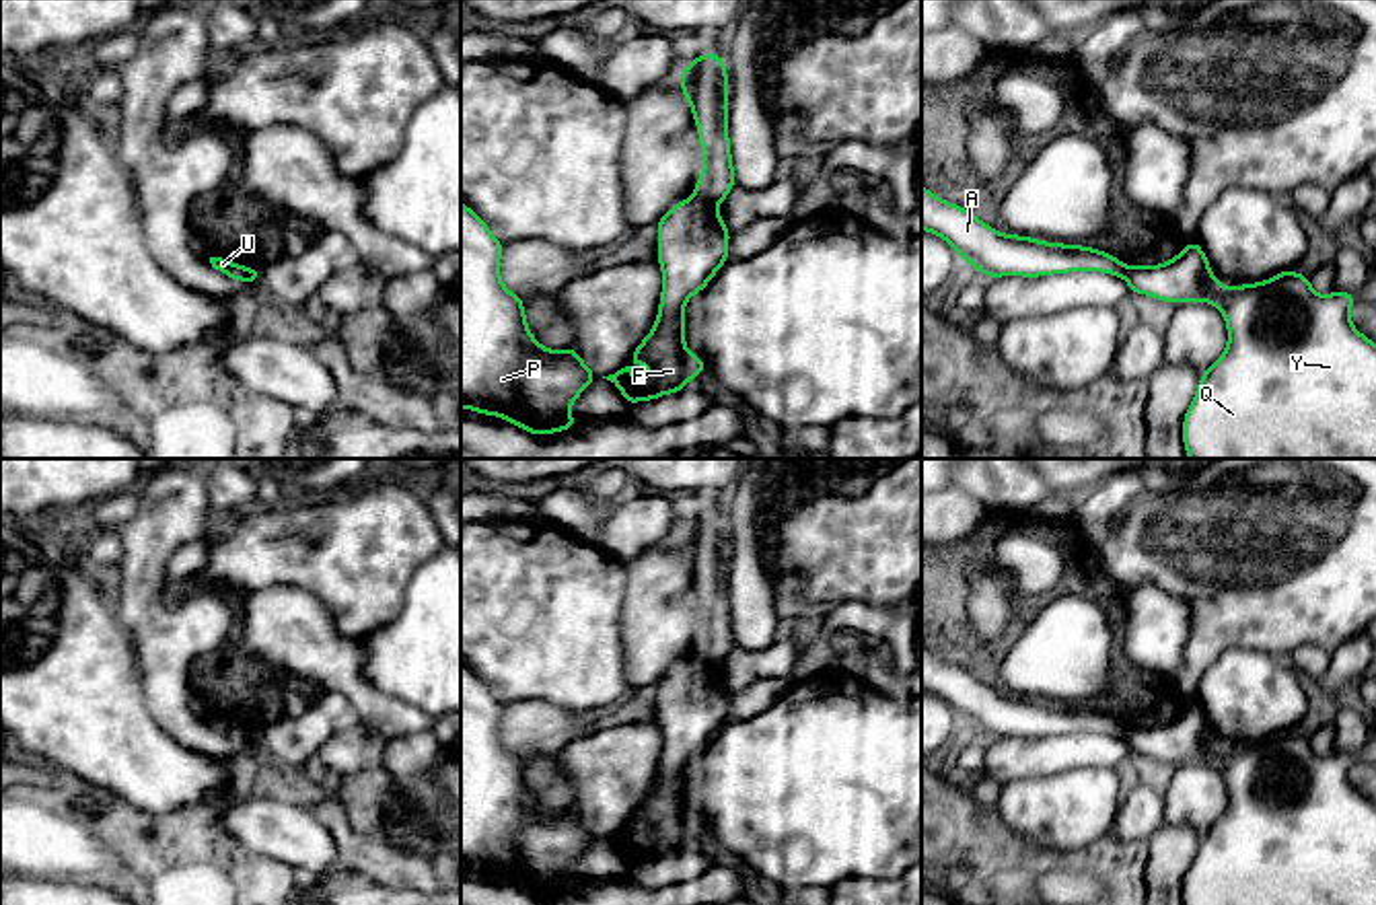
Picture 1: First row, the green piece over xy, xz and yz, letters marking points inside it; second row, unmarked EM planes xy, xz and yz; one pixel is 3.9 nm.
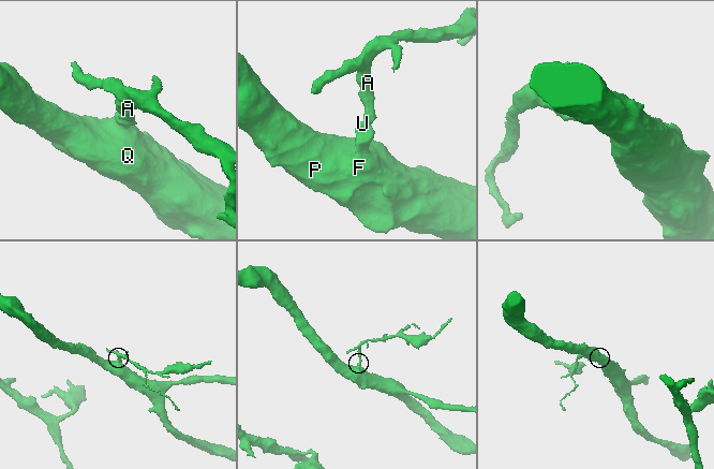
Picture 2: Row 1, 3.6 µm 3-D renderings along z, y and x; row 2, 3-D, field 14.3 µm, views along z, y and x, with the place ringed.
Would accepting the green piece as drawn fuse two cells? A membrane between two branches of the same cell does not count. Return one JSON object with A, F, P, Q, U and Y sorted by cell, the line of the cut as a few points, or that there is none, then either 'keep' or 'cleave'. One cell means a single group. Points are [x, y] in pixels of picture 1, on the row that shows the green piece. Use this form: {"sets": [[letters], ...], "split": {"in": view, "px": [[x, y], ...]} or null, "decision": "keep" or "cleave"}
{"sets": [["A"], ["F", "P", "Q", "U", "Y"]], "split": {"in": "xz", "px": [[694, 196], [710, 204]]}, "decision": "cleave"}

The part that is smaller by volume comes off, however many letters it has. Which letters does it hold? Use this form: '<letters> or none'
A

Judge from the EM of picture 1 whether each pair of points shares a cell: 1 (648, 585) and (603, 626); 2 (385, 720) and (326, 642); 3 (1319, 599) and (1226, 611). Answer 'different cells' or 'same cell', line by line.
1: different cells
2: same cell
3: same cell

